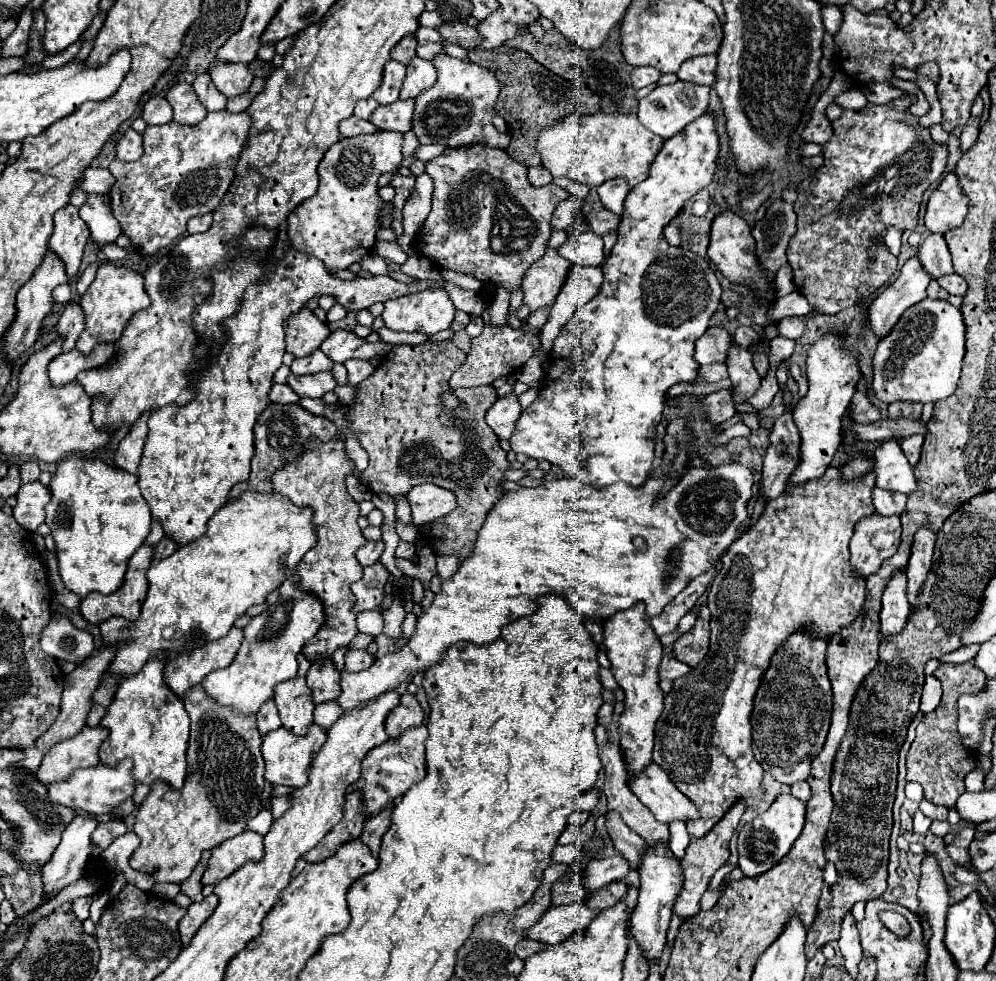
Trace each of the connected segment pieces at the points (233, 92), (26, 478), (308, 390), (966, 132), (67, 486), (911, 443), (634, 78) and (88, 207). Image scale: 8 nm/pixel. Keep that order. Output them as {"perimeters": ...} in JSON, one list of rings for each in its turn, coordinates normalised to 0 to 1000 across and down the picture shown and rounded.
{"perimeters":[[[[218,63],[210,71],[214,86],[228,98],[240,98],[246,96],[254,84],[254,73],[250,71],[250,65],[230,65],[230,63]]],[[[29,469],[25,473],[21,473],[21,491],[33,491],[33,489],[39,489],[39,473],[35,469]]],[[[331,378],[320,379],[317,381],[288,383],[288,391],[300,402],[300,404],[310,404],[310,406],[324,406],[324,402],[332,400],[338,389]]],[[[969,128],[967,135],[965,135],[965,139],[963,139],[963,153],[969,155],[973,149],[977,149],[979,143],[981,143],[981,137],[983,137],[983,130]]],[[[73,463],[57,473],[57,479],[47,495],[51,499],[51,510],[45,518],[45,534],[51,538],[51,546],[57,555],[59,585],[63,589],[63,595],[81,610],[85,610],[89,603],[115,603],[123,593],[134,563],[138,563],[138,559],[152,542],[152,522],[140,502],[138,485],[121,481],[121,477],[109,475],[99,467]]],[[[917,442],[917,444],[911,444],[911,446],[905,449],[905,457],[907,457],[915,475],[919,475],[923,471],[925,455],[927,455],[927,444],[925,442]]],[[[644,67],[644,69],[638,69],[634,73],[634,88],[640,92],[640,90],[646,90],[646,88],[654,88],[662,82],[664,73],[654,69],[654,67]]],[[[89,198],[87,208],[79,214],[79,220],[85,224],[93,245],[99,249],[113,249],[121,239],[121,230],[101,198]]]]}

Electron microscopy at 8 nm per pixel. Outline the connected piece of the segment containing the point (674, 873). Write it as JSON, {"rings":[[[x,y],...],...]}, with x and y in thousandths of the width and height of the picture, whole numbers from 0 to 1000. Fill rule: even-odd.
{"rings":[[[658,860],[652,862],[652,869],[648,869],[648,877],[640,889],[642,889],[642,915],[640,926],[634,930],[632,950],[640,958],[650,983],[658,983],[666,972],[680,909],[684,909],[684,881],[668,860]]]}

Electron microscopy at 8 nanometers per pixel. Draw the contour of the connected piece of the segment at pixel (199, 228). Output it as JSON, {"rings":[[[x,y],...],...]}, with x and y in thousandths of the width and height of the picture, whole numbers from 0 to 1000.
{"rings":[[[204,218],[204,220],[198,220],[198,222],[192,222],[190,228],[188,228],[188,234],[190,239],[200,239],[200,236],[208,236],[212,232],[212,218]]]}

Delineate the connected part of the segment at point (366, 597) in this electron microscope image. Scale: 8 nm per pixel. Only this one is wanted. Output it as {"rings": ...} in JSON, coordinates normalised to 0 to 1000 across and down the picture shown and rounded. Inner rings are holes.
{"rings":[[[383,573],[374,575],[372,579],[364,581],[364,589],[352,595],[352,603],[356,608],[356,620],[354,624],[366,624],[377,622],[385,612],[385,597],[391,591],[391,581],[385,579]]]}

